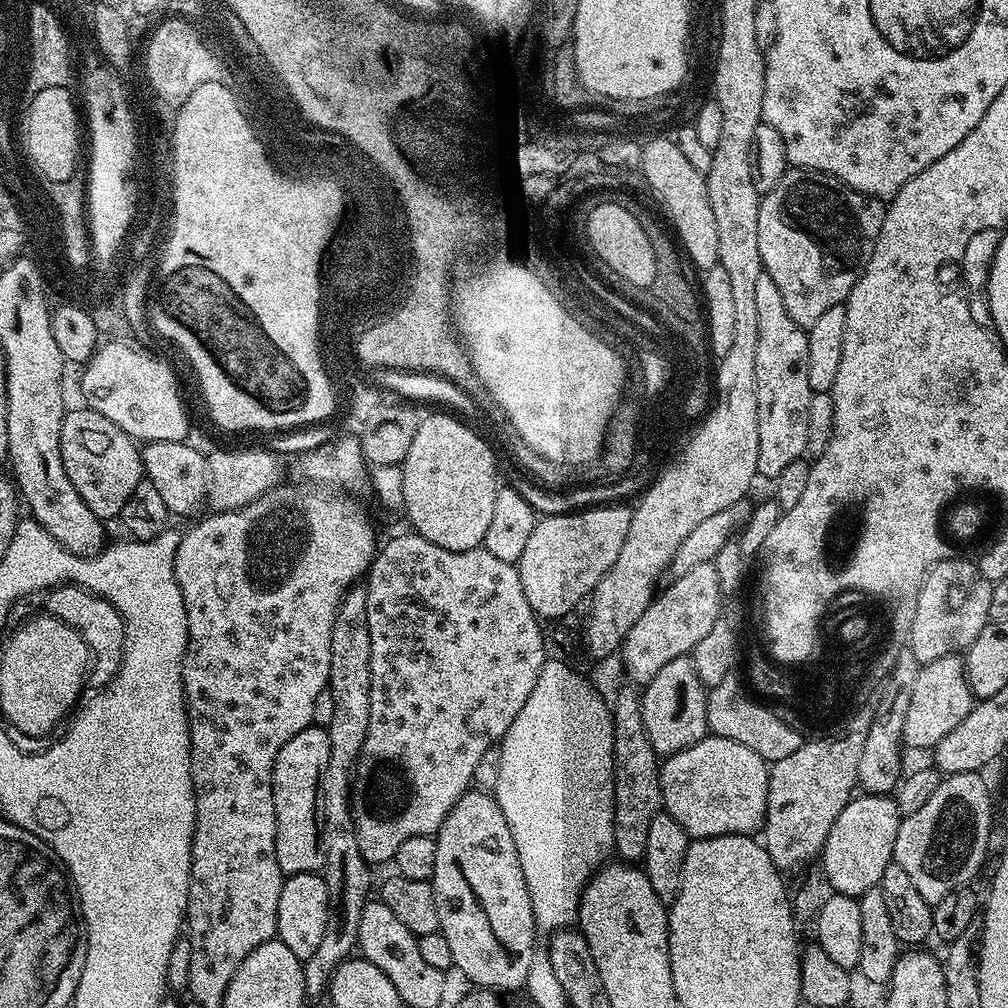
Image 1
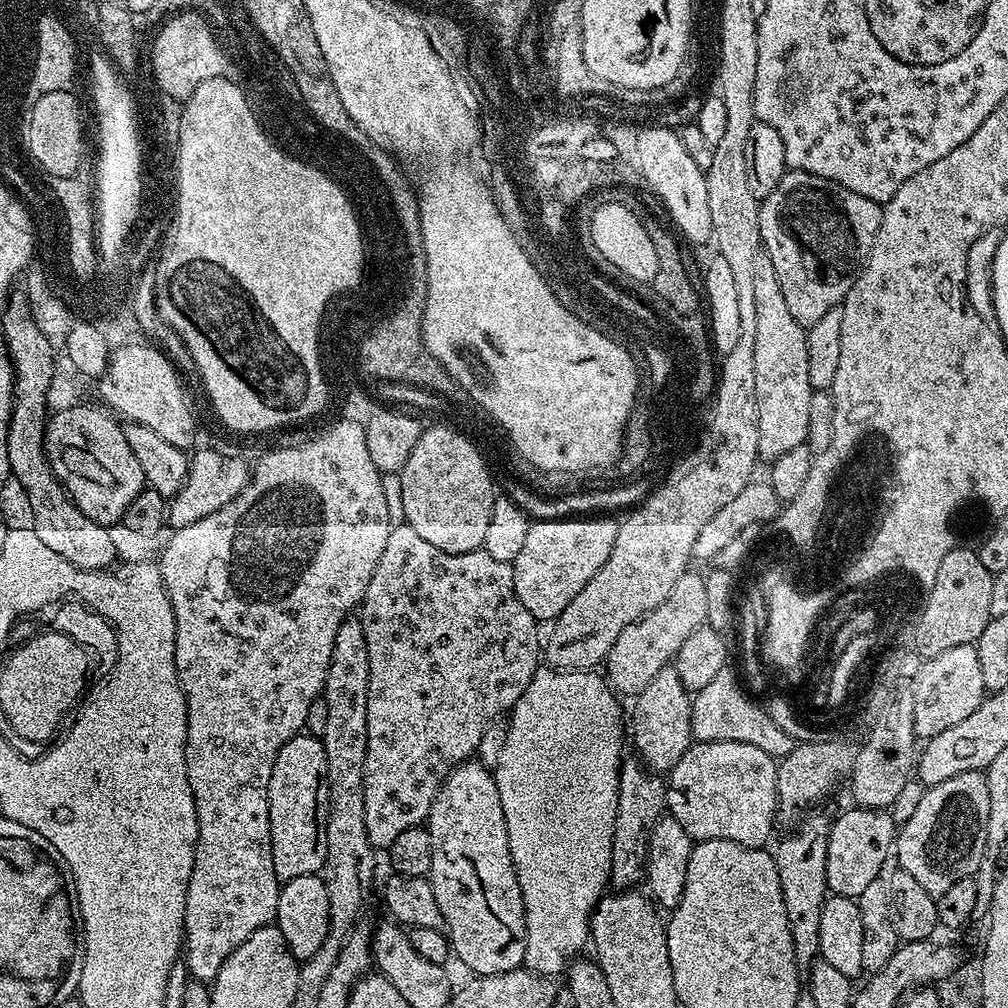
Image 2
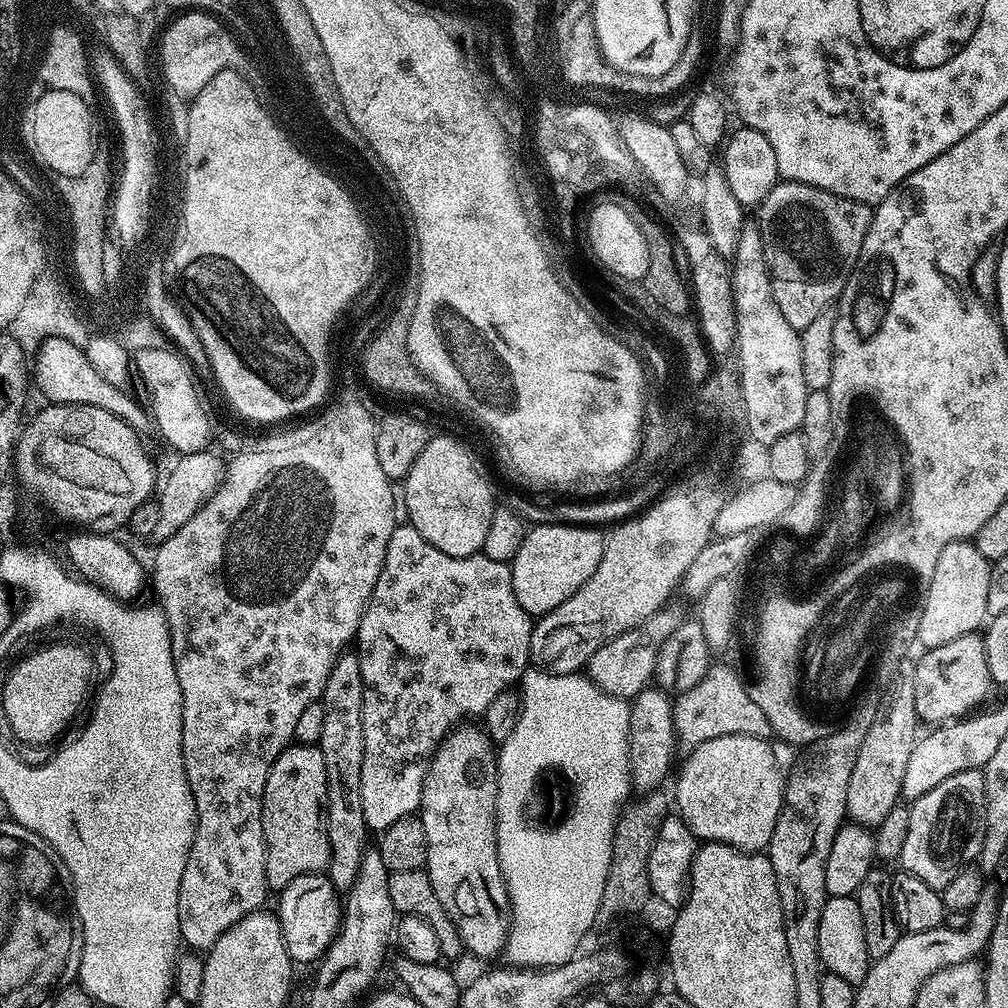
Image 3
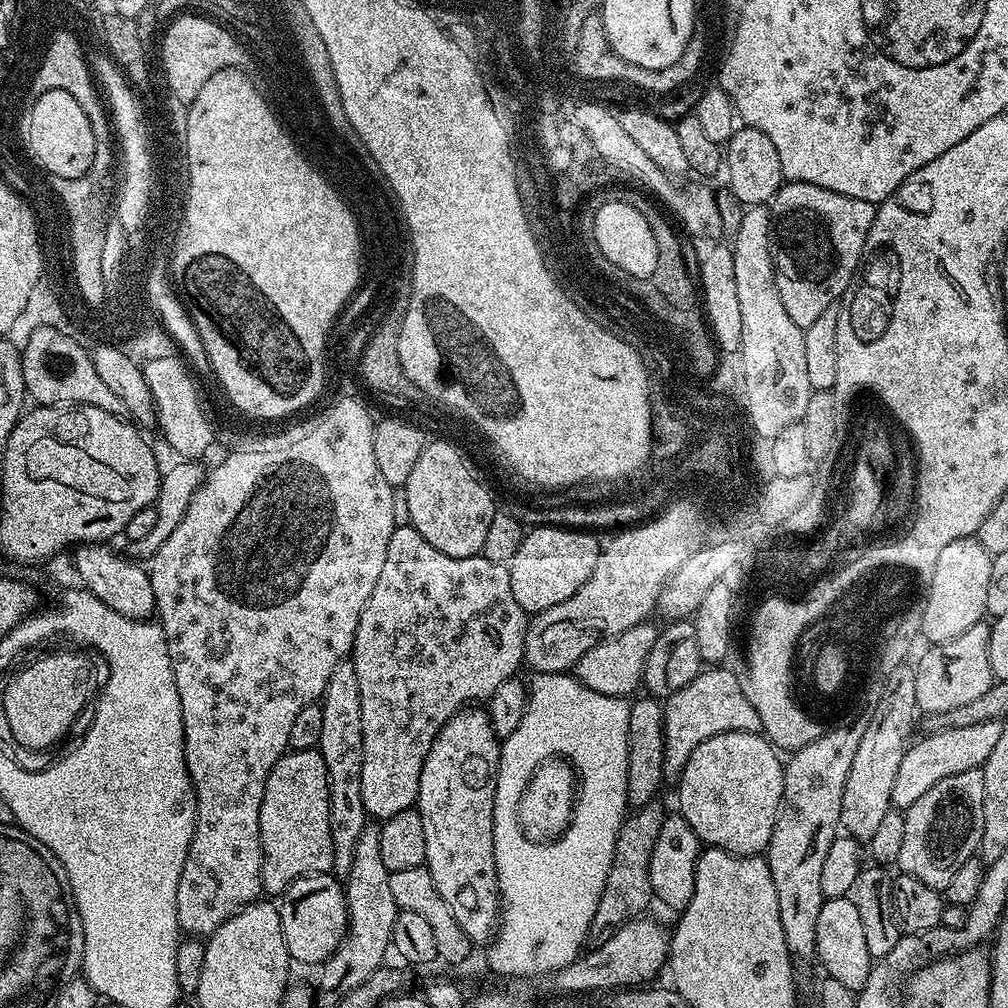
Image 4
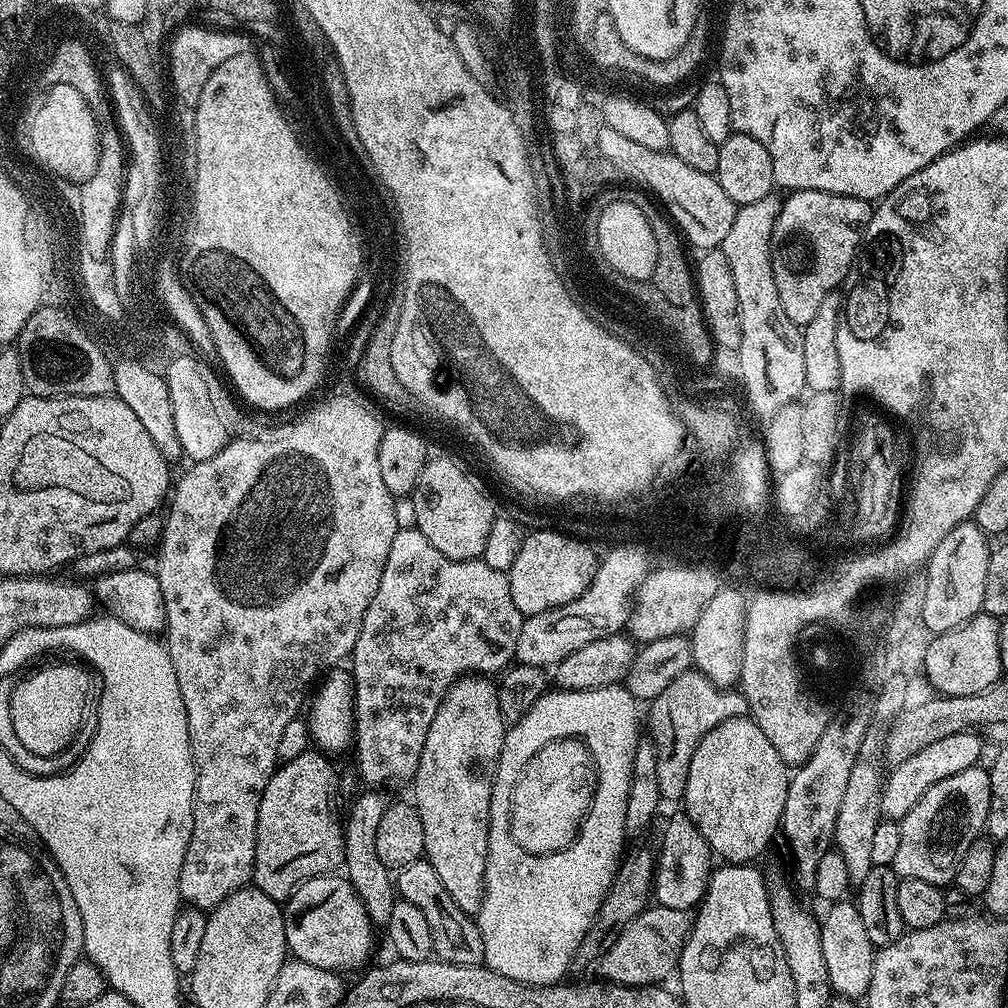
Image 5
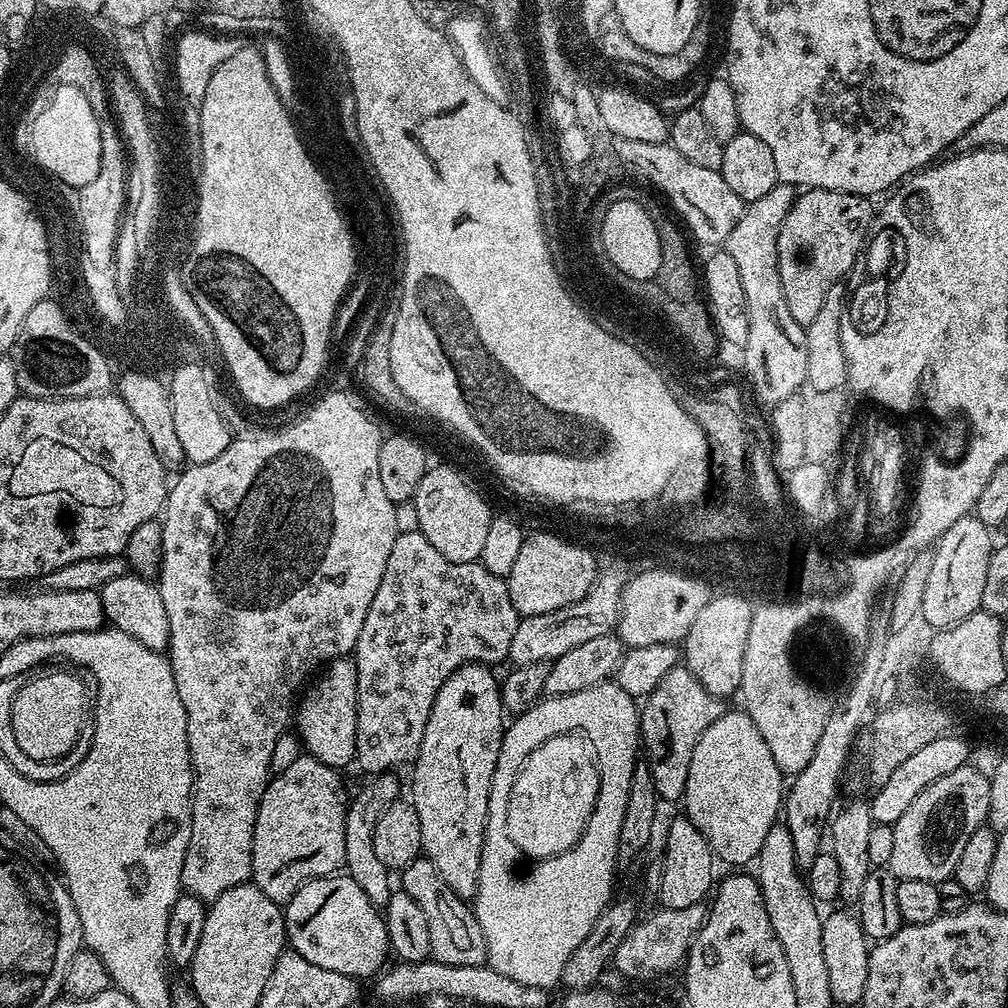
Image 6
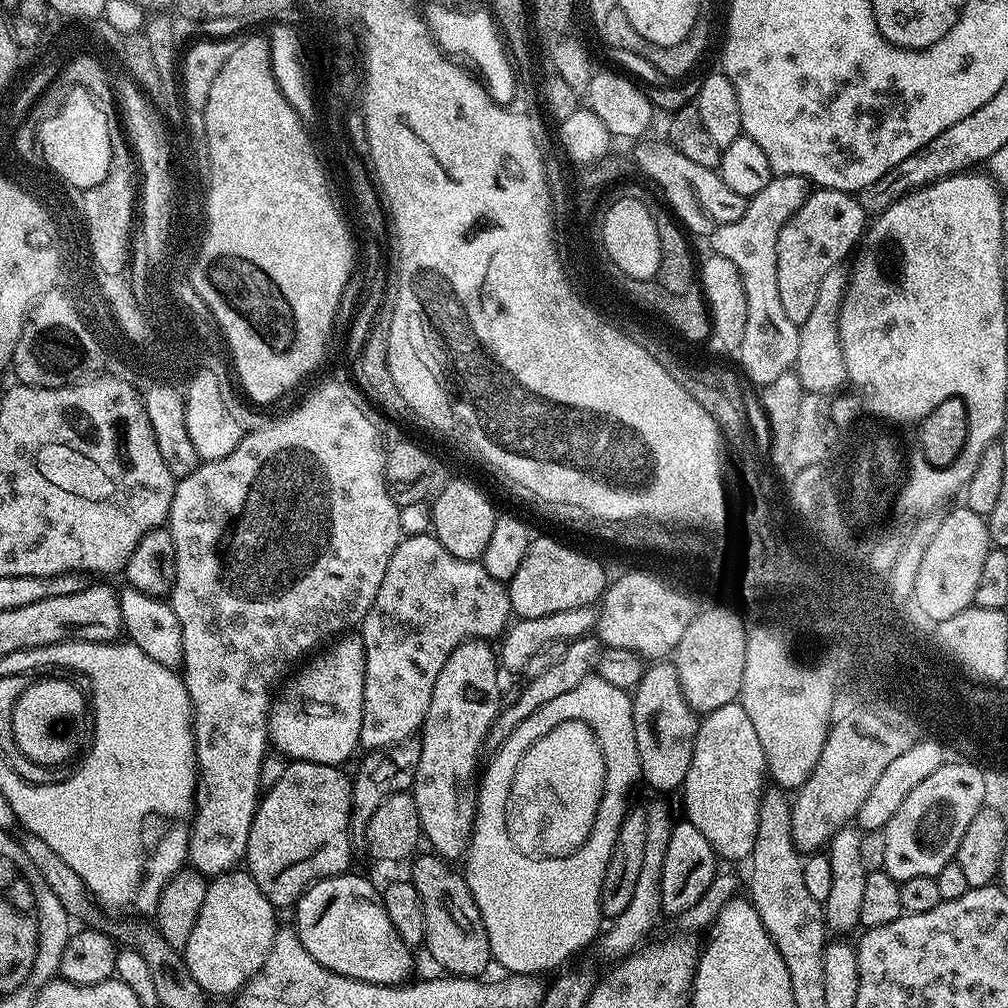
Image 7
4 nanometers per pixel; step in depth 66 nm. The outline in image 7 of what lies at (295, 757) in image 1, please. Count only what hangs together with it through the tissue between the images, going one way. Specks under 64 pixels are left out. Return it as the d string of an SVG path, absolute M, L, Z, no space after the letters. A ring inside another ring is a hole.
M292 760L287 765L282 778L279 778L272 788L267 789L261 795L260 802L256 805L254 822L250 826L250 838L246 838L246 854L243 863L246 865L248 875L254 878L254 882L258 882L258 890L262 890L262 894L266 894L268 901L277 910L291 909L303 894L304 889L309 888L311 884L316 884L319 880L325 880L331 876L345 875L349 871L348 863L352 860L352 847L354 847L350 831L352 826L352 780L350 776L343 772L344 770L343 767L334 764L319 764L309 760Z

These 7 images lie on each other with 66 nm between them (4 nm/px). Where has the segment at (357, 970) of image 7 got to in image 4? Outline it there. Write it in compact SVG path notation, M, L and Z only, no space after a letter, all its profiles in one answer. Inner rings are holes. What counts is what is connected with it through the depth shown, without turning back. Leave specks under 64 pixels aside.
M313 874L301 876L289 884L279 901L282 934L286 950L293 961L300 964L323 965L334 954L348 932L348 897L346 888L335 875Z

